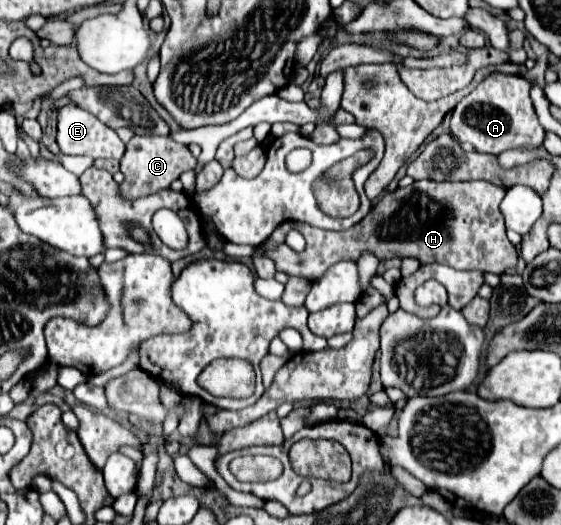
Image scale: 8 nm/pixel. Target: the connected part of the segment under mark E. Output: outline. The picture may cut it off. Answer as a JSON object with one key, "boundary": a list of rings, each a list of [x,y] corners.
{"boundary":[[[75,105],[57,111],[57,145],[65,155],[89,155],[93,159],[121,159],[125,143],[95,115]]]}

